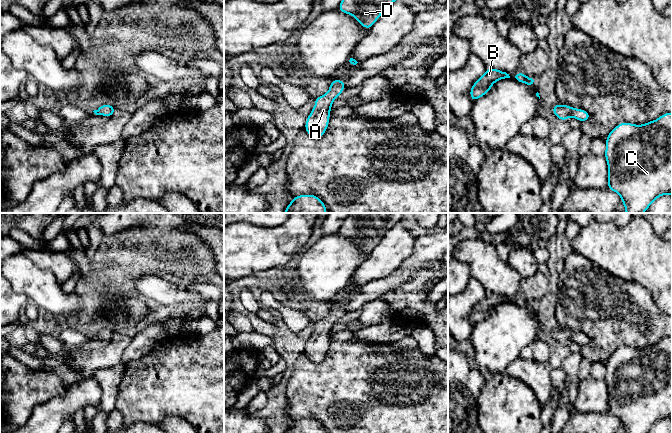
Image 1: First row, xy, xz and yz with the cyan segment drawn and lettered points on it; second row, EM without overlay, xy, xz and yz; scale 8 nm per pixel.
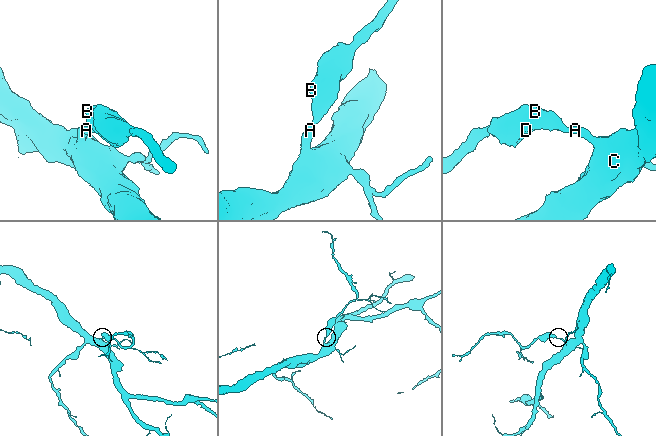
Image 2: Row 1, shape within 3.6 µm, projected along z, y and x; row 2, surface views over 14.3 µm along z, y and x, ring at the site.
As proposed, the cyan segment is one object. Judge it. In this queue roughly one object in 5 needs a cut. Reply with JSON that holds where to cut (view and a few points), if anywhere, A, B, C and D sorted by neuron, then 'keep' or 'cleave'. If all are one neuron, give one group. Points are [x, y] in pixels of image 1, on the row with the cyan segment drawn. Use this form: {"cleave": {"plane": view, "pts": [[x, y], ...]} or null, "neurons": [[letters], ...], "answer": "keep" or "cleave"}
{"cleave": null, "neurons": [["A", "B", "C", "D"]], "answer": "keep"}

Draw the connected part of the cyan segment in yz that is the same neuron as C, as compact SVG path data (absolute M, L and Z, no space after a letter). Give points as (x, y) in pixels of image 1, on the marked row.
M672 113L643 125L622 122L606 138L607 188L618 193L626 213L644 213L661 195L672 196Z

